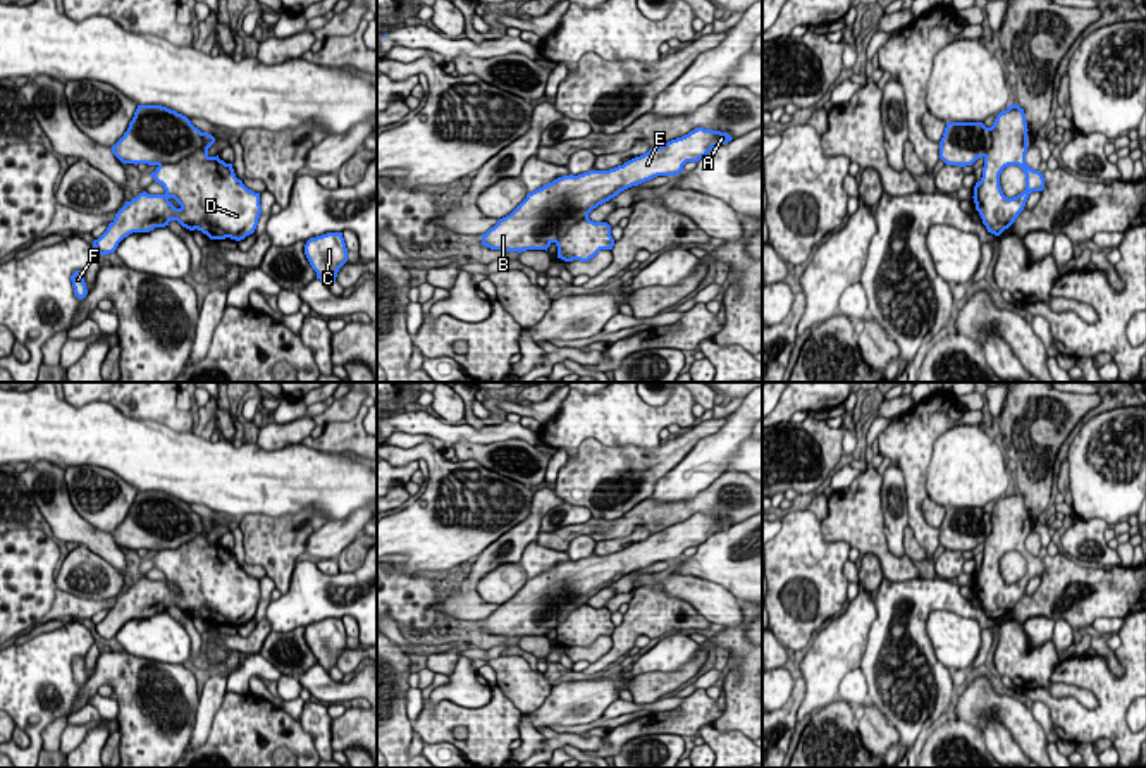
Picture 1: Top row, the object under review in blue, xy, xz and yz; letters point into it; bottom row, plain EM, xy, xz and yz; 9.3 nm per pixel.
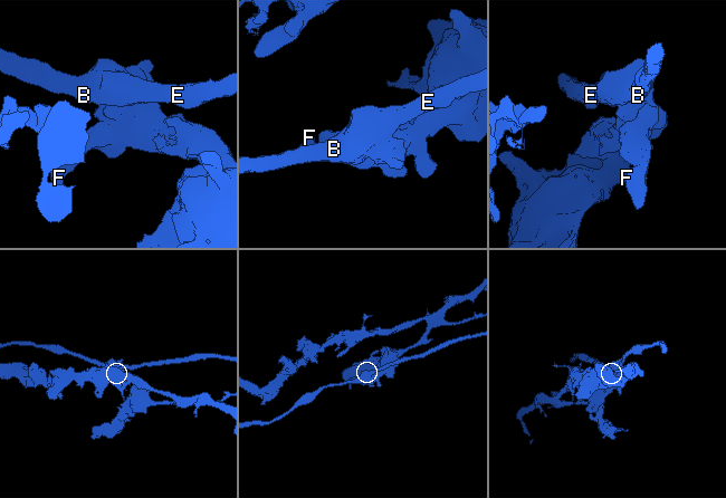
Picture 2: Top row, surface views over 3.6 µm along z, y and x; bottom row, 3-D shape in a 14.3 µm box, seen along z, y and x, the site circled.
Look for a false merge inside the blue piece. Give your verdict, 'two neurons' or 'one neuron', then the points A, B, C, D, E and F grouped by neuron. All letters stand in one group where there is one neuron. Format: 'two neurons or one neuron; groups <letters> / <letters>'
two neurons; groups A B E / C D F

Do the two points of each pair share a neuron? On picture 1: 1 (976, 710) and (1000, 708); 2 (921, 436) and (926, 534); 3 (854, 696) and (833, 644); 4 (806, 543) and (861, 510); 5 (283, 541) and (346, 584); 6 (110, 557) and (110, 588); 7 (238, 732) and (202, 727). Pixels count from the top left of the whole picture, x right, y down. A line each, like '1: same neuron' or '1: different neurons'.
1: same neuron
2: same neuron
3: different neurons
4: different neurons
5: different neurons
6: different neurons
7: different neurons

